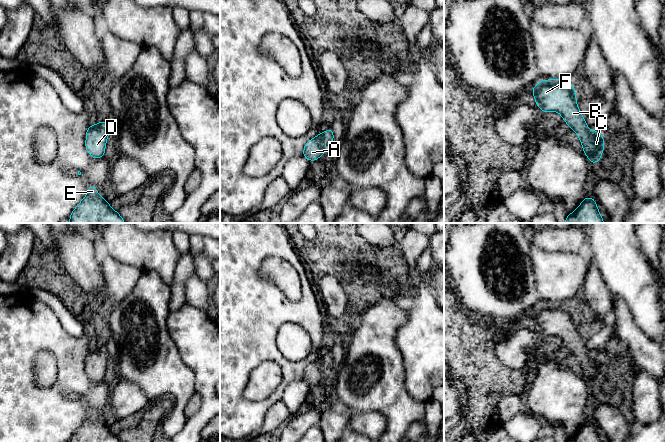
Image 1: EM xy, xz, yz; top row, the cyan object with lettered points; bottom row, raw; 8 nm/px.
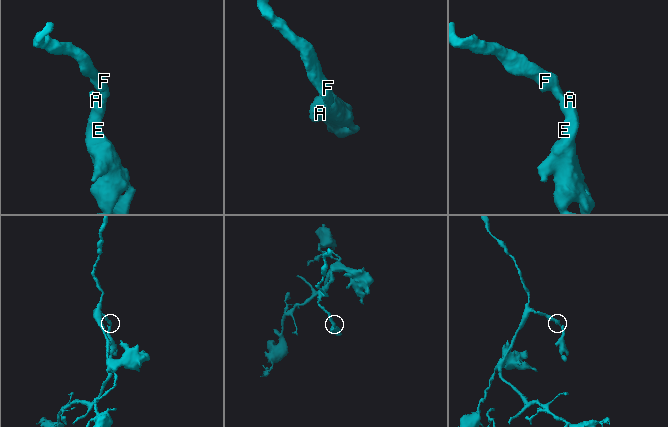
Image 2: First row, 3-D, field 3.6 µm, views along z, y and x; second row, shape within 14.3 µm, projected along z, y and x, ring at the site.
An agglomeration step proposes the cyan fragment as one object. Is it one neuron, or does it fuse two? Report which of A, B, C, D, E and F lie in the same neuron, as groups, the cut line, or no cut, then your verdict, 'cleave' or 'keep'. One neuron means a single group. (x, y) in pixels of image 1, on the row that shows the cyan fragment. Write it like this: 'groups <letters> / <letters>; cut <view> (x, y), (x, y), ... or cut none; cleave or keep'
groups A B C D E F; cut none; keep

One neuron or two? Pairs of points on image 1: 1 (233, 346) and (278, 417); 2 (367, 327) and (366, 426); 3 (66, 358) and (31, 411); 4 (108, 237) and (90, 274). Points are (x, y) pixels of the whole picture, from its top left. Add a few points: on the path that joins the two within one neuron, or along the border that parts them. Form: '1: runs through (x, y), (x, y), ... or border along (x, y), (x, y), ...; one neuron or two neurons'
1: border along (280, 400), (269, 408), (259, 426); two neurons
2: border along (356, 412), (380, 412), (387, 424); two neurons
3: runs through (66, 372), (66, 380), (45, 401); one neuron
4: border along (96, 240), (101, 251); two neurons

